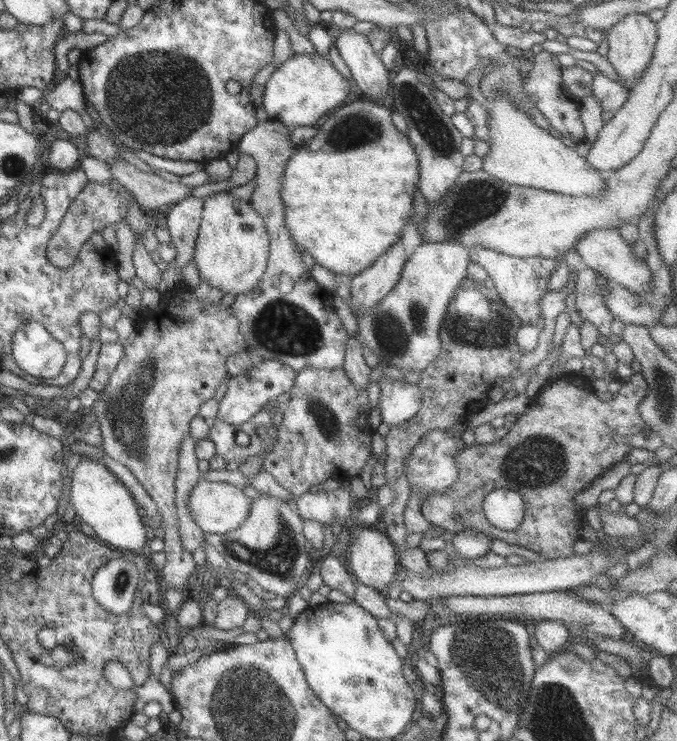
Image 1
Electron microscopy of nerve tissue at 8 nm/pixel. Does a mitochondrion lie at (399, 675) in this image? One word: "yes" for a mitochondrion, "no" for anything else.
no

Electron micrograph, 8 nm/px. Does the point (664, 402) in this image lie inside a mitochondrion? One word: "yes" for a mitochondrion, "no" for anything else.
yes

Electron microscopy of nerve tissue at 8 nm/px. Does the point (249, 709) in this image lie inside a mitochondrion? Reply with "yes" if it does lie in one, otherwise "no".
yes

